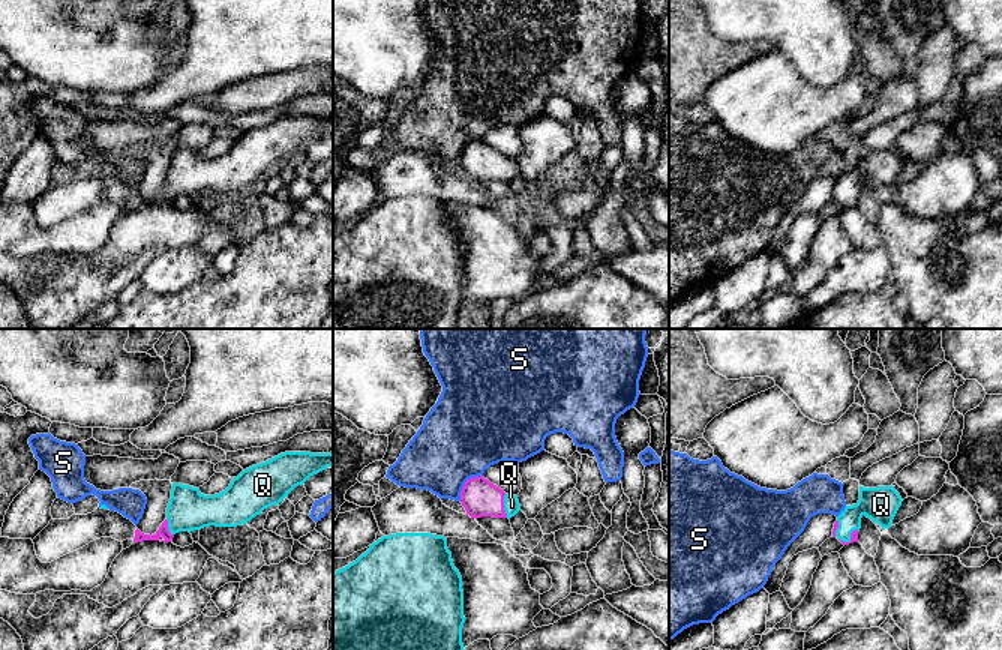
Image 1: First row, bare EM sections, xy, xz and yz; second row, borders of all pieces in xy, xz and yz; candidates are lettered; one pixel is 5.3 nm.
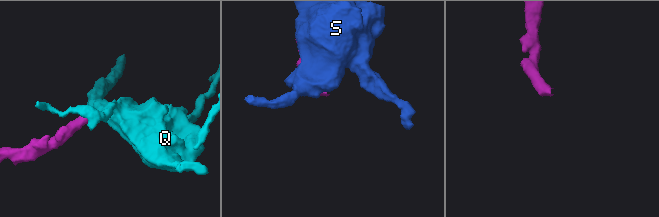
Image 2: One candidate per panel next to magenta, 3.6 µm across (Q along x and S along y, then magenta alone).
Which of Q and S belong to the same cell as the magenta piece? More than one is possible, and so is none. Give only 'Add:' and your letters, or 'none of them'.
Add: Q

